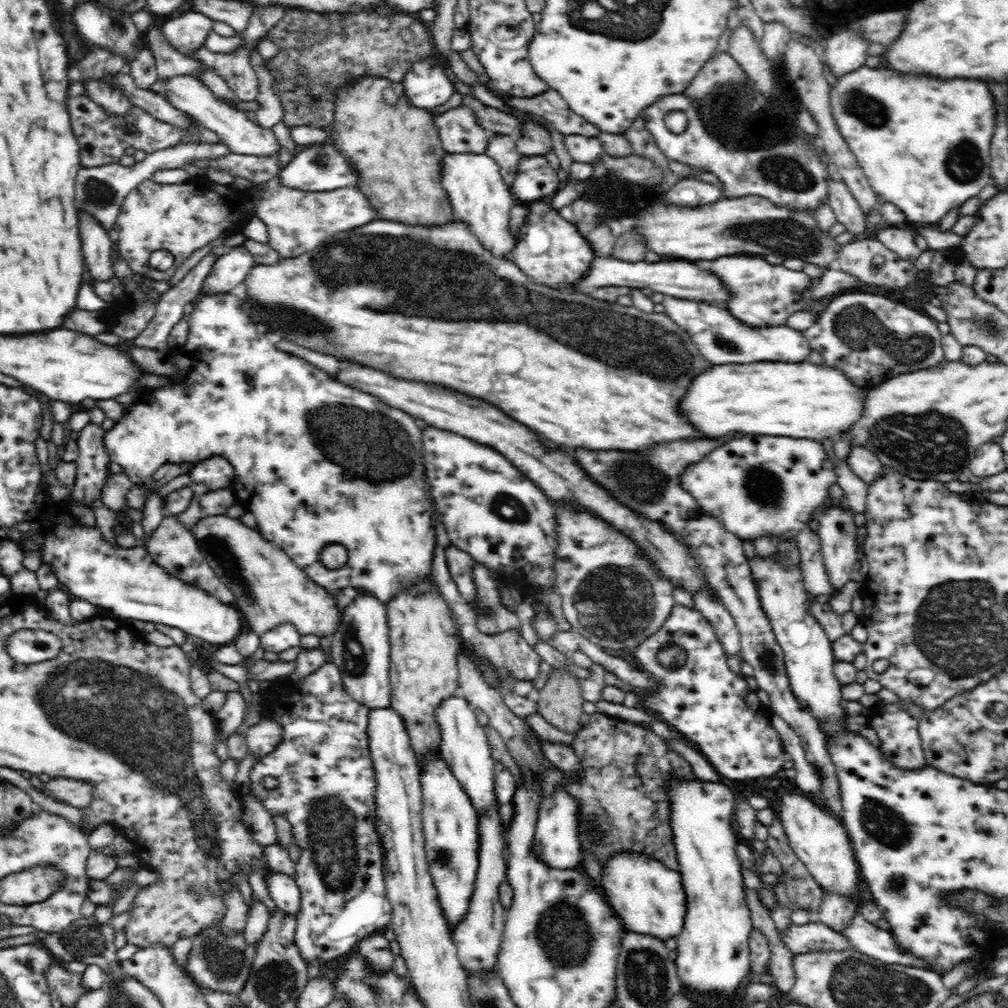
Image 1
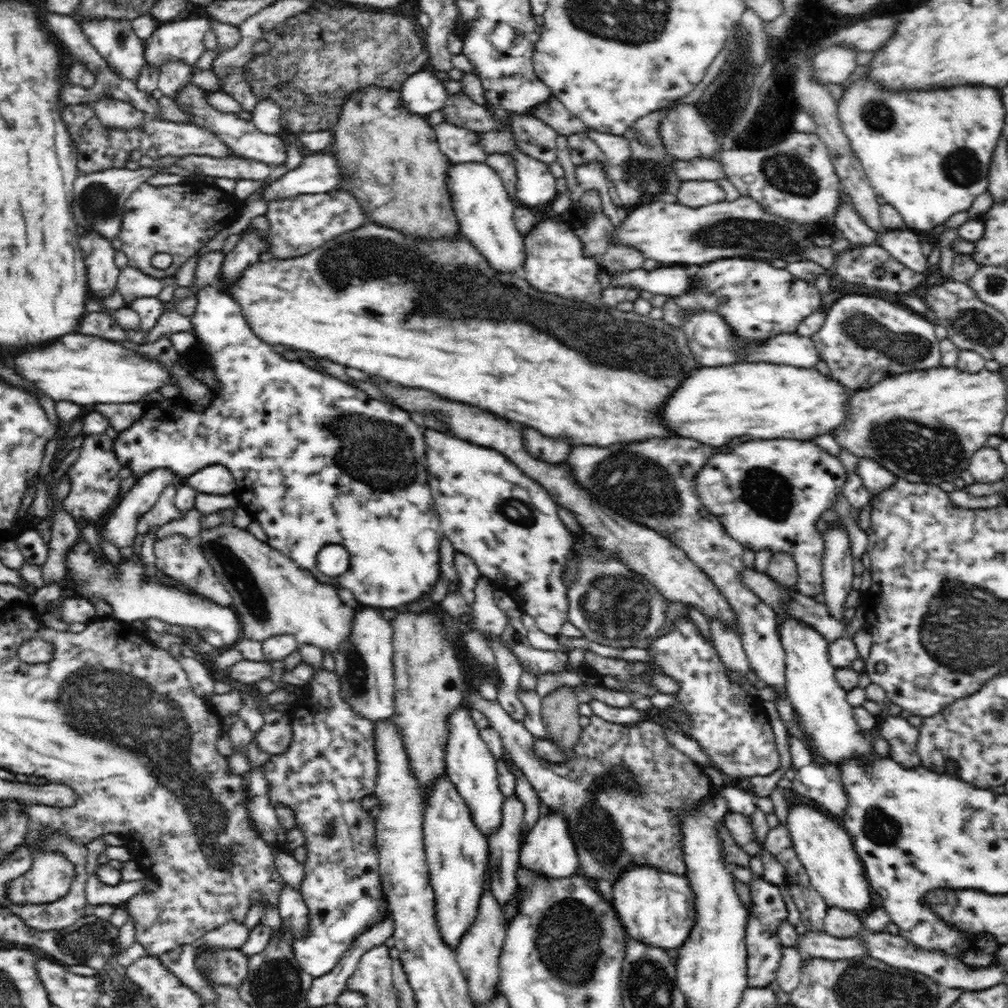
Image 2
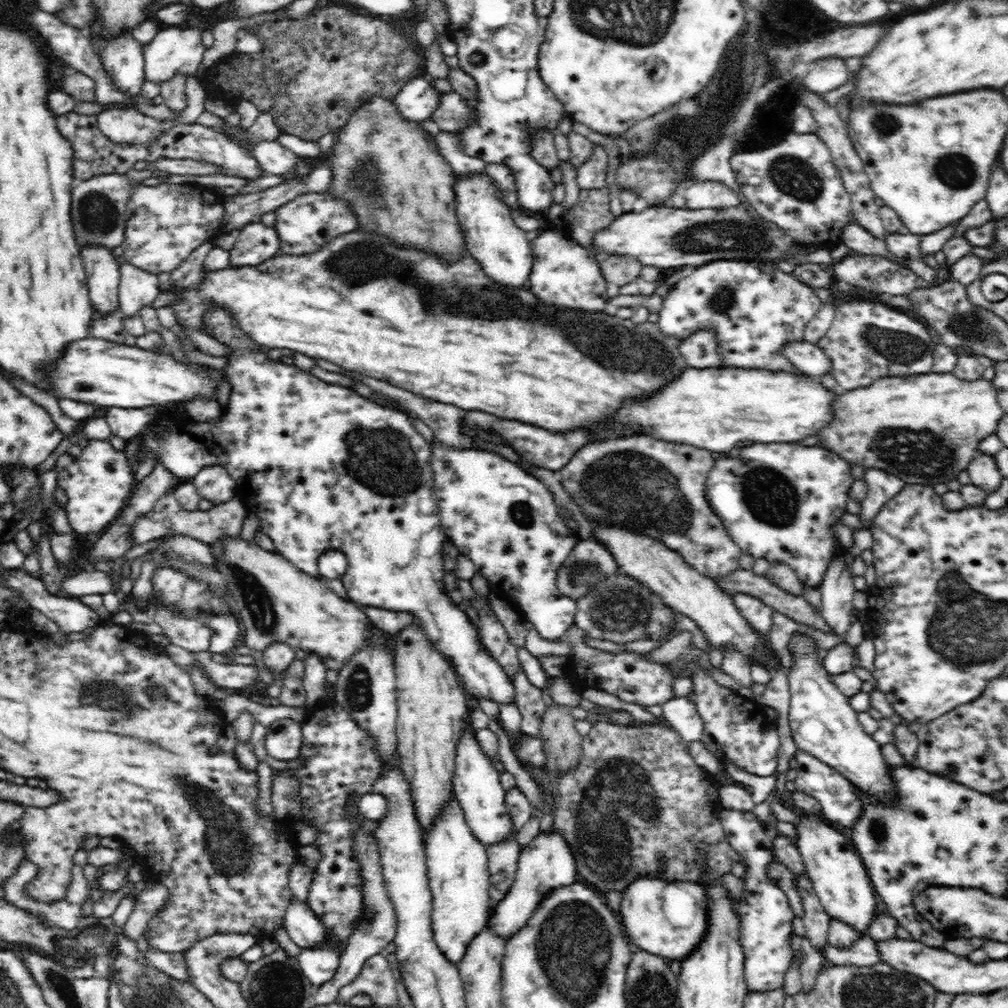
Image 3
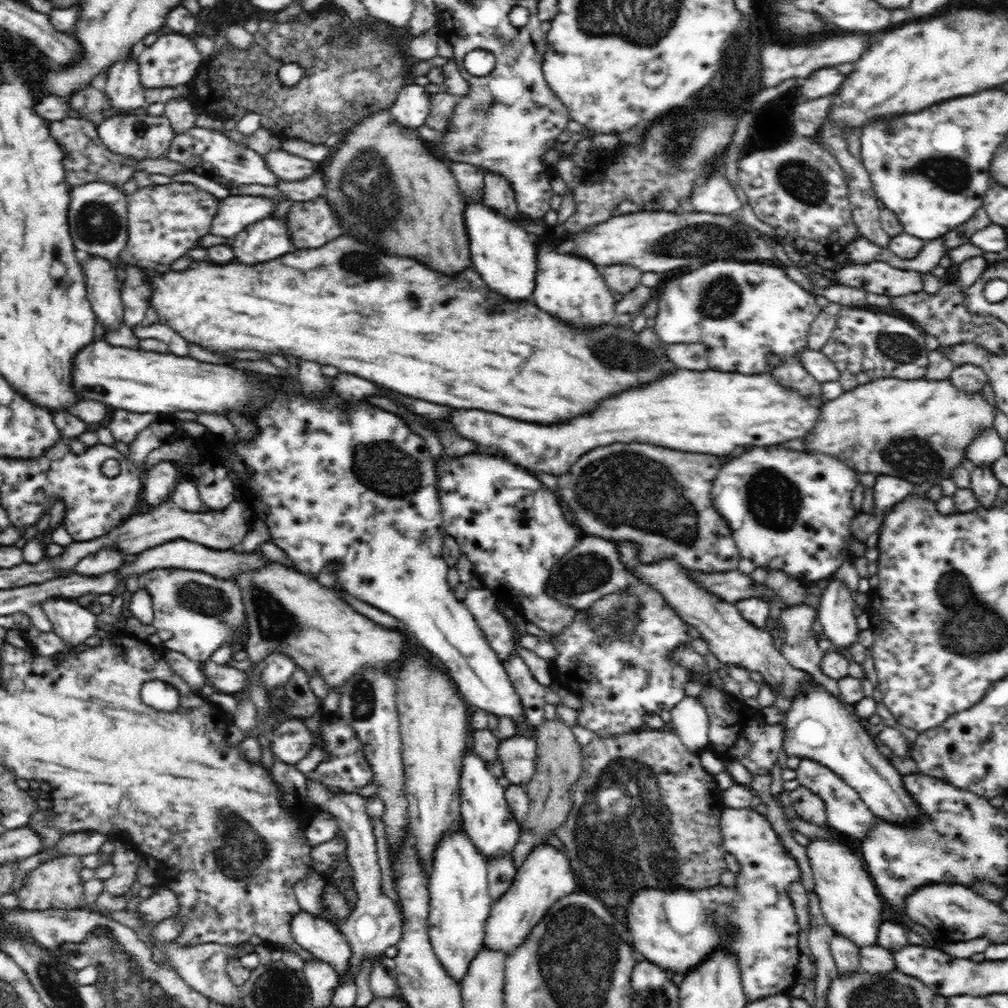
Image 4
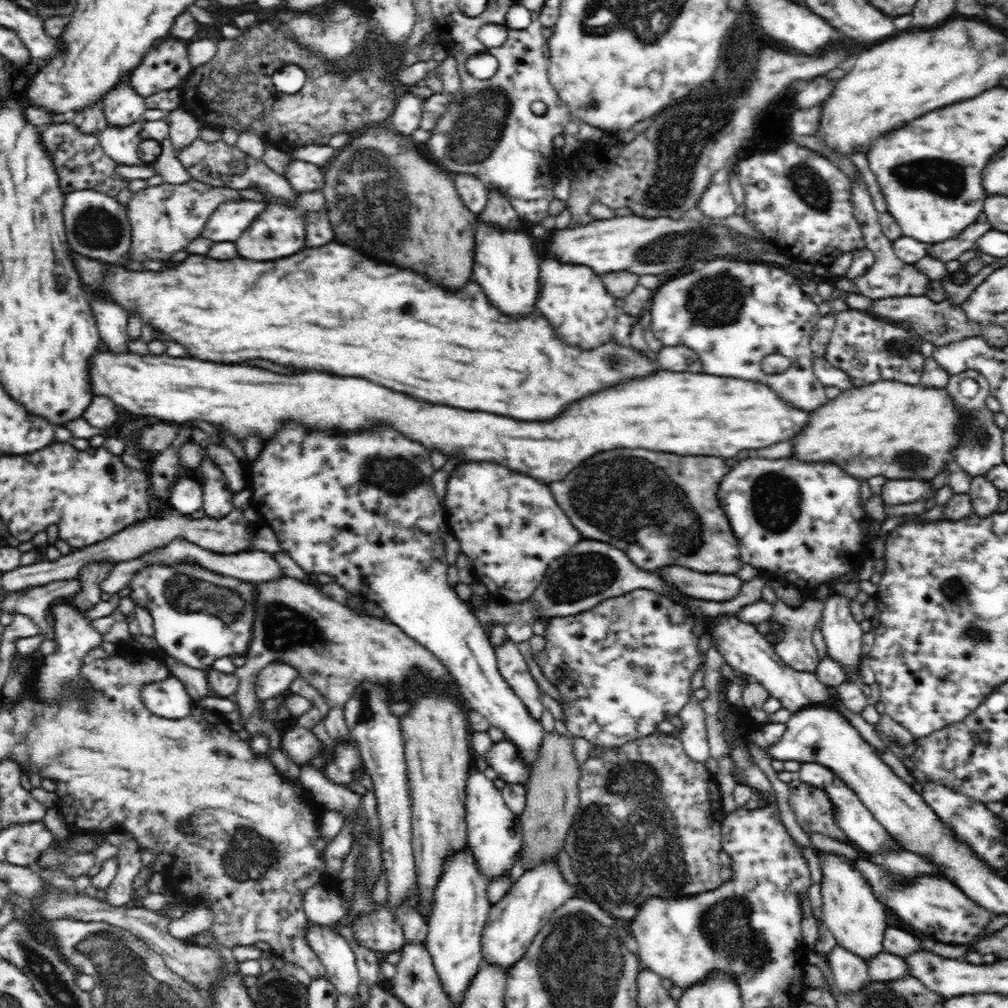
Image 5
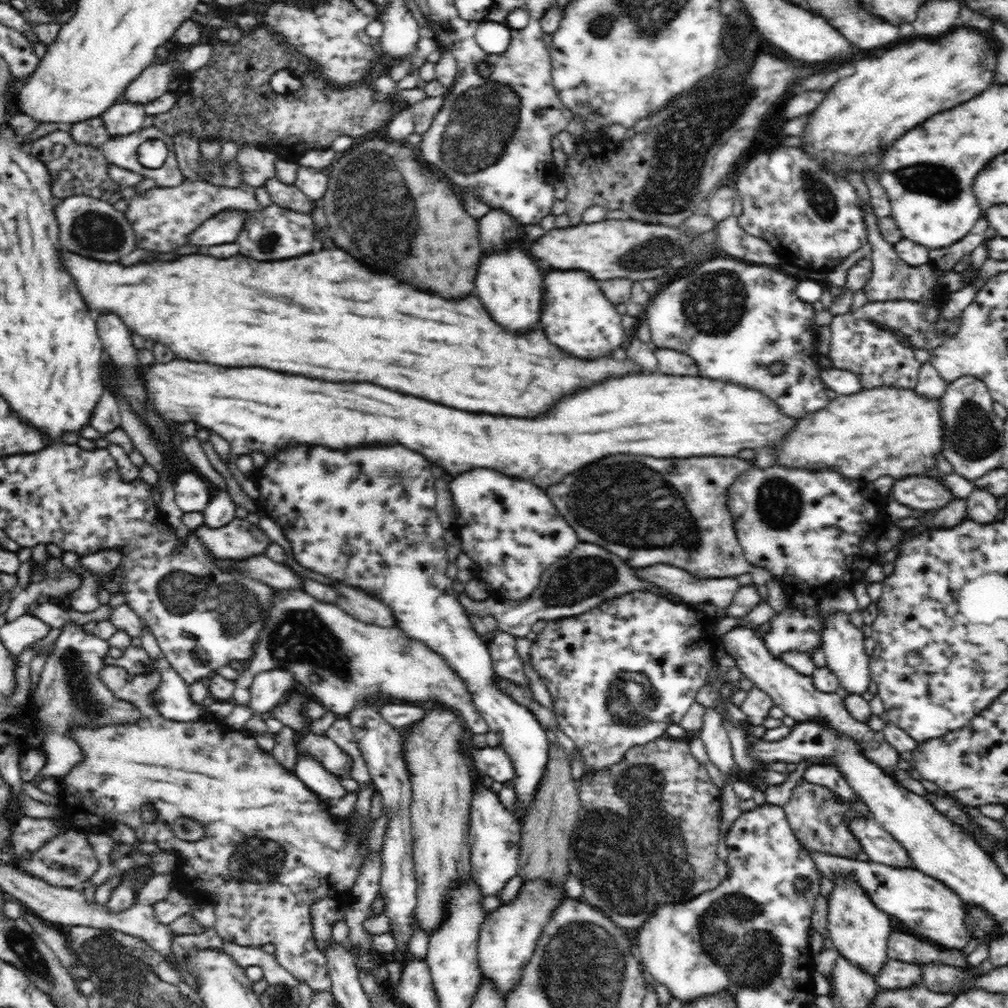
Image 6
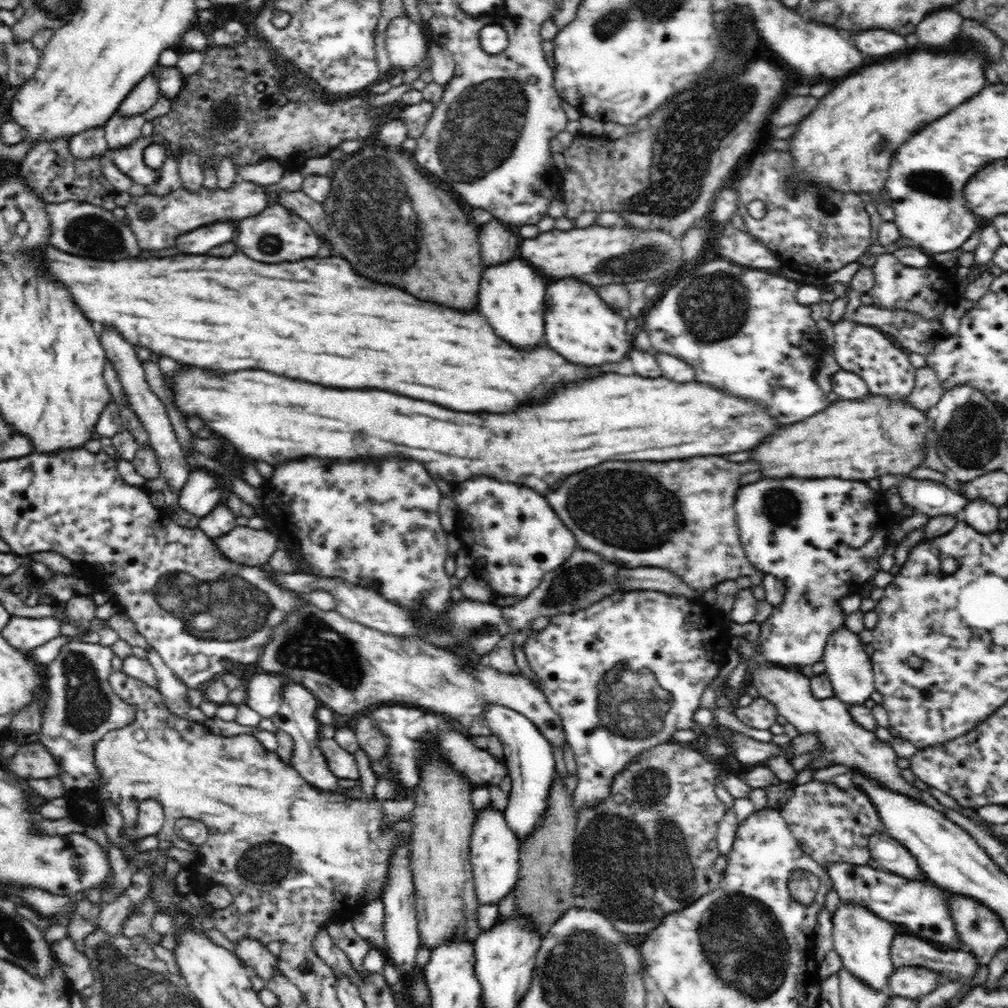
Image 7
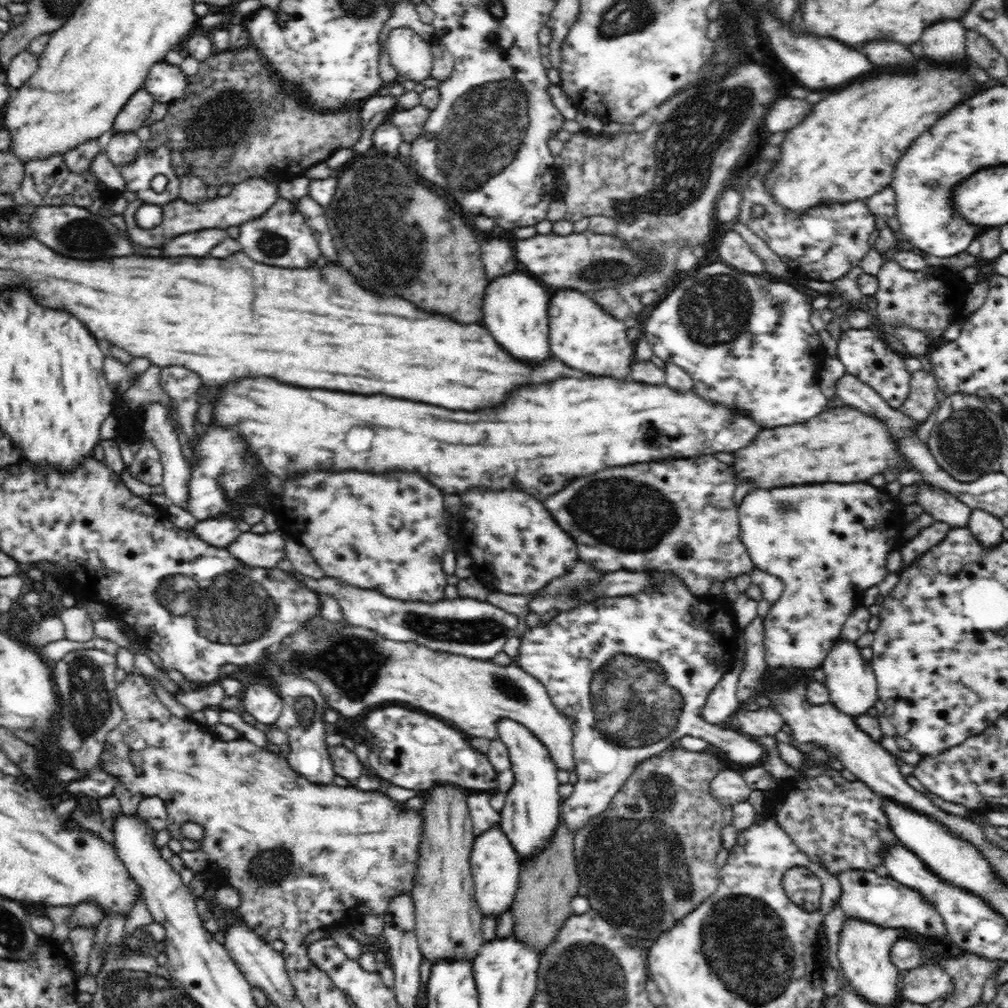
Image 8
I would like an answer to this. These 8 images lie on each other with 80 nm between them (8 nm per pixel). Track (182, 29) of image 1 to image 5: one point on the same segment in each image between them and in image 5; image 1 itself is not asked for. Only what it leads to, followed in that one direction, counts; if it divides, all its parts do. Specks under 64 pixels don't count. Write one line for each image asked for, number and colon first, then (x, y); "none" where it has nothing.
2: (182, 39)
3: (174, 49)
4: (173, 60)
5: (165, 66)

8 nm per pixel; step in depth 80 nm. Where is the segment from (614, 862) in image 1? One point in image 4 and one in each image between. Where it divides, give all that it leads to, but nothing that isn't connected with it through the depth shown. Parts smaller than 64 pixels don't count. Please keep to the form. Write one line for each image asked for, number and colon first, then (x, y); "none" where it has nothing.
2: (657, 908)
3: (668, 919)
4: (678, 929)

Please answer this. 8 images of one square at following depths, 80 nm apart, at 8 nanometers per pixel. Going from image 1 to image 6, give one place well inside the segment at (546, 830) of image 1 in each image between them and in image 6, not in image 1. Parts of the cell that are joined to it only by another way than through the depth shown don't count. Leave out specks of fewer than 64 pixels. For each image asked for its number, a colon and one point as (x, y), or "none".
2: (548, 849)
3: (547, 863)
4: (545, 876)
5: (512, 924)
6: (508, 936)

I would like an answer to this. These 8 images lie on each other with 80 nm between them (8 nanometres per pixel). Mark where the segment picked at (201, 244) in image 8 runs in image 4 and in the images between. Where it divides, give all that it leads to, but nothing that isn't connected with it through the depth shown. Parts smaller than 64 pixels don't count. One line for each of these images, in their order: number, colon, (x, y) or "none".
4: (235, 213)
5: (233, 218)
6: (224, 228)
7: (199, 241)

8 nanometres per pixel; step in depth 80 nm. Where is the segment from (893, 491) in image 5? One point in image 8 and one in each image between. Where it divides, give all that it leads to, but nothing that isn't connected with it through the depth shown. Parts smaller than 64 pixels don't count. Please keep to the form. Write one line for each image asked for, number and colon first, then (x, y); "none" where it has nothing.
6: (923, 493)
7: (929, 497)
8: (942, 506)

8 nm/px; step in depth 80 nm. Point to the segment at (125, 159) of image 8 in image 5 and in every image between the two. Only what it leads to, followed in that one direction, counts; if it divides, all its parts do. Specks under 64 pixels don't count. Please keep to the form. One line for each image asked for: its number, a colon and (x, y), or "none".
5: (122, 106)
6: (122, 118)
7: (120, 131)

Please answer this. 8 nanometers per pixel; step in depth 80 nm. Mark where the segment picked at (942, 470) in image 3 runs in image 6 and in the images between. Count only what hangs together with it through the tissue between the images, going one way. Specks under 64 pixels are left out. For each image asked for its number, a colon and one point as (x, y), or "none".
4: (918, 430)
5: (899, 431)
6: (886, 431)

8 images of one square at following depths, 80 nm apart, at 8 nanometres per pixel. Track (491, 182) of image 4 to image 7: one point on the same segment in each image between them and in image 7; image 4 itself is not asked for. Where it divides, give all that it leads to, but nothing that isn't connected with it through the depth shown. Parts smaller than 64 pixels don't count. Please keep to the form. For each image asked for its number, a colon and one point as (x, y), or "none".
5: (498, 212)
6: (498, 230)
7: (497, 244)

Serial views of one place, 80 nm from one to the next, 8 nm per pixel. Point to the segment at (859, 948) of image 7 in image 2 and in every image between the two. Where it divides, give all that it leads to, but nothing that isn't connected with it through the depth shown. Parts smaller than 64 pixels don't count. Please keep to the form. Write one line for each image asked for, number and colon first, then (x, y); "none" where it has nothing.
2: (823, 846)
3: (838, 875)
4: (849, 899)
5: (857, 919)
6: (859, 930)

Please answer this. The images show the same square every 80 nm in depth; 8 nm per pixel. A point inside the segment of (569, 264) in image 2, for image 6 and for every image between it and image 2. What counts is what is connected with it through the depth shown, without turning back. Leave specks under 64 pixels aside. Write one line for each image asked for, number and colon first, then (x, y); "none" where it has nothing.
3: (564, 275)
4: (571, 288)
5: (573, 298)
6: (576, 316)

